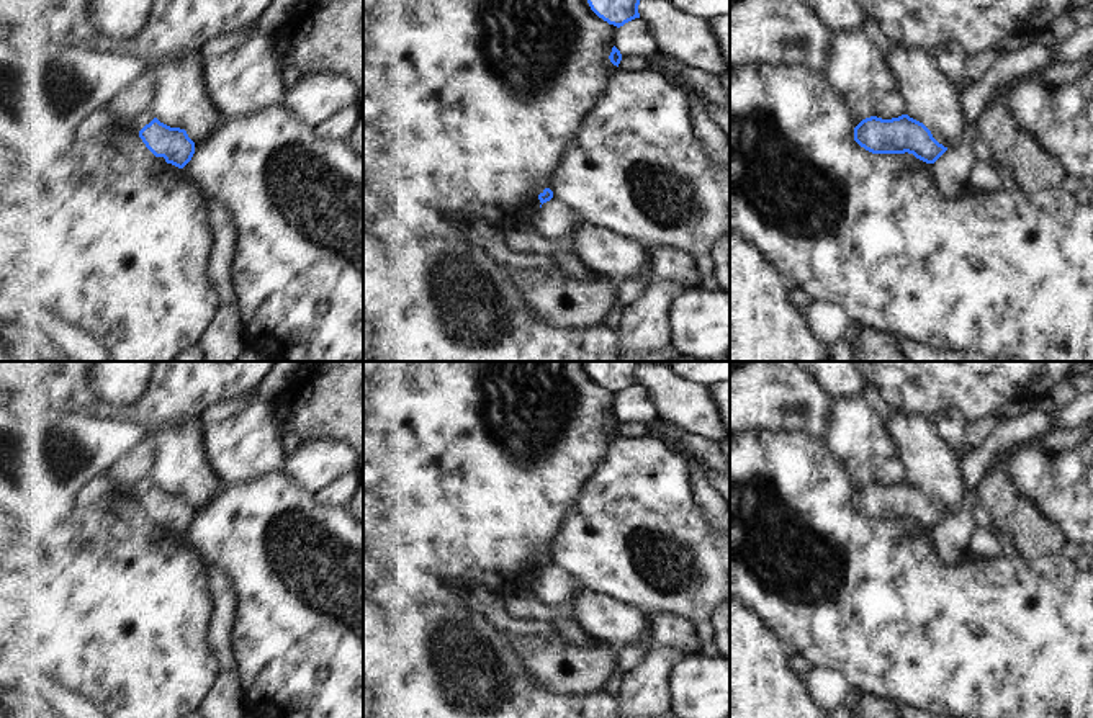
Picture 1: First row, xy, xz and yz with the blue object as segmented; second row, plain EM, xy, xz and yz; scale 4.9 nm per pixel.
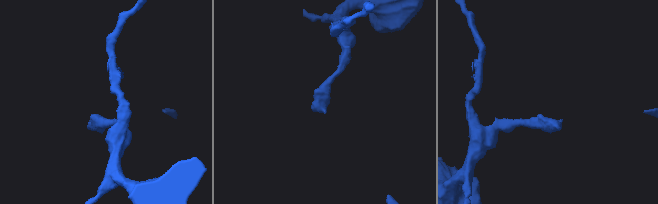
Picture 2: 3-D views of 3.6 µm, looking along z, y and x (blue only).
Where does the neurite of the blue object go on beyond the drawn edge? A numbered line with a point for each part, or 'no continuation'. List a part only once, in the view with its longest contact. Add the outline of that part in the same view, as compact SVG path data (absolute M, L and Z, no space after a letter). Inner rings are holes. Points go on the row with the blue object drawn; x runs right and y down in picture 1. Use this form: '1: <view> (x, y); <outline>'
no continuation

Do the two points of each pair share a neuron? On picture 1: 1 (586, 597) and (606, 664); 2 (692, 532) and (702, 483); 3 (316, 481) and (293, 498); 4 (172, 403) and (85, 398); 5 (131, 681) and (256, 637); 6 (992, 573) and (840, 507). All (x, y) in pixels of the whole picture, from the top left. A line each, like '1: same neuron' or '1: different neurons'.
1: different neurons
2: different neurons
3: different neurons
4: same neuron
5: different neurons
6: same neuron

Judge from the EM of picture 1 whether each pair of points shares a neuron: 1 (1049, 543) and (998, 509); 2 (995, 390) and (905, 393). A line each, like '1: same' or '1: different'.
1: same
2: same

